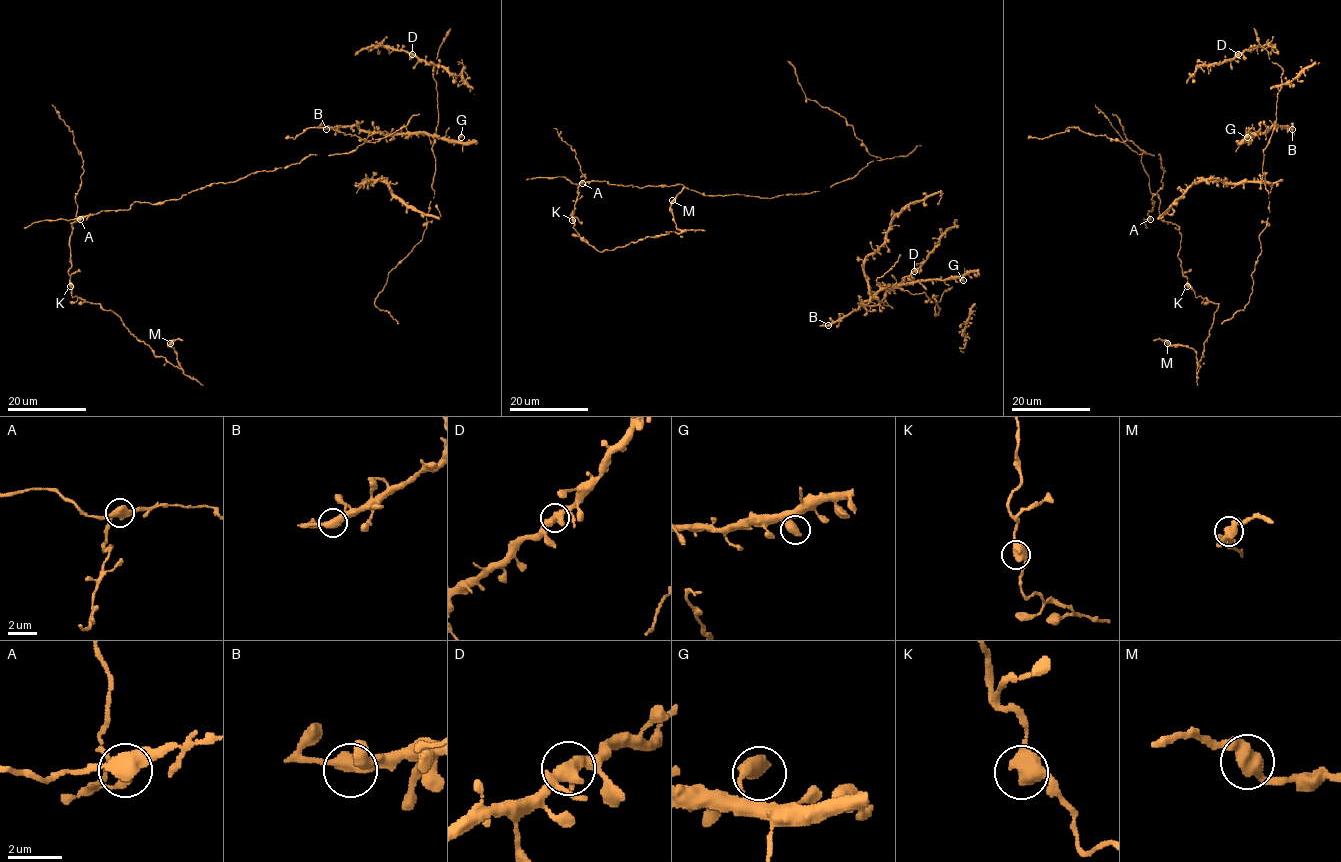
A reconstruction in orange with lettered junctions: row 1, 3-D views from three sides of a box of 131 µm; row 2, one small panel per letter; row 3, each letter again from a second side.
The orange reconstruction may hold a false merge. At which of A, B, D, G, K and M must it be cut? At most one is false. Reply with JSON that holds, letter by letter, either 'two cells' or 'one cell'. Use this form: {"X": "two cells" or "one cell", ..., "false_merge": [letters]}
{"A": "one cell", "B": "one cell", "D": "one cell", "G": "one cell", "K": "one cell", "M": "one cell", "false_merge": []}

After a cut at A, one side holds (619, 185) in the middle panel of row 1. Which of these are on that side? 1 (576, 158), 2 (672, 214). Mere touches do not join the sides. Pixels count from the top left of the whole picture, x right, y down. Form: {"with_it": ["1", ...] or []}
{"with_it": []}

